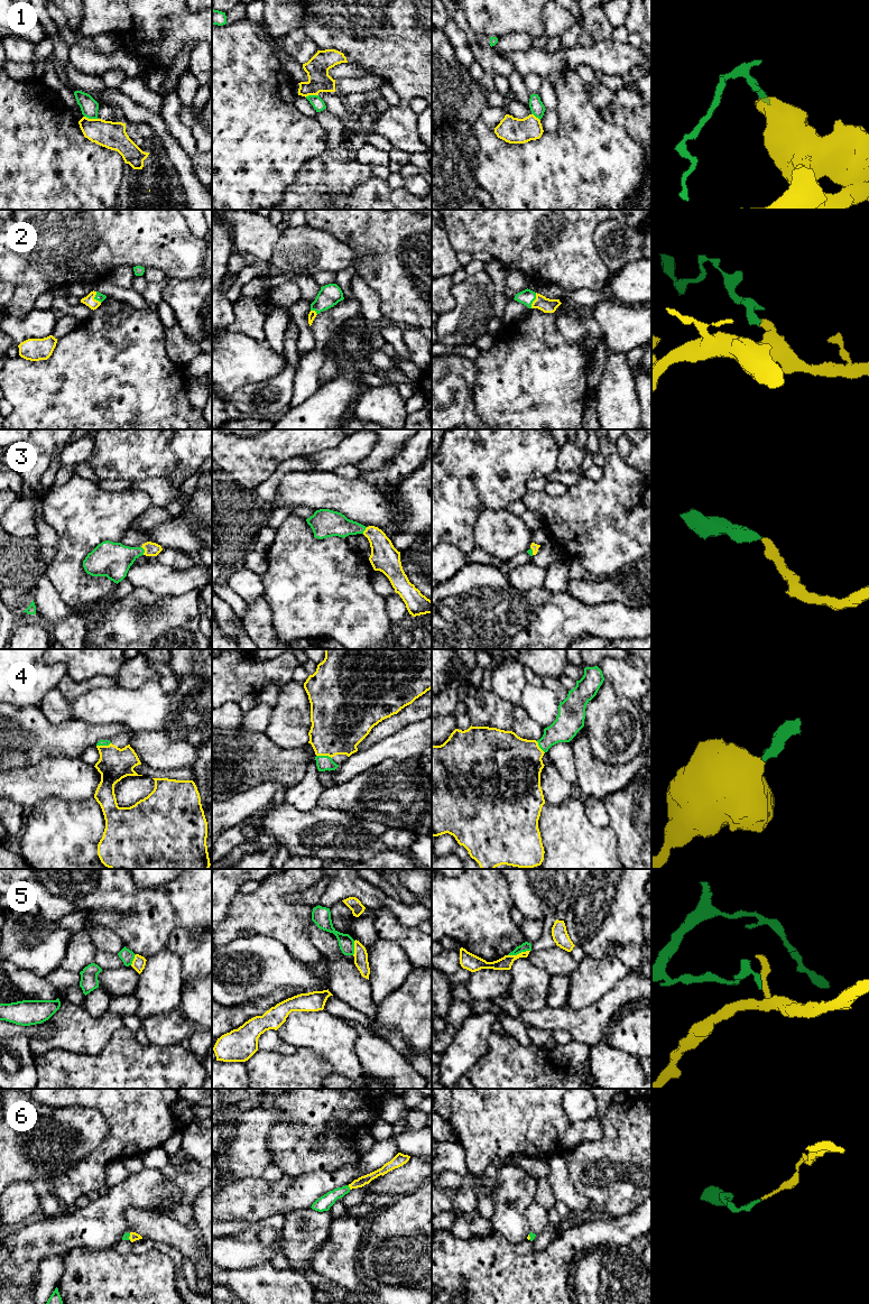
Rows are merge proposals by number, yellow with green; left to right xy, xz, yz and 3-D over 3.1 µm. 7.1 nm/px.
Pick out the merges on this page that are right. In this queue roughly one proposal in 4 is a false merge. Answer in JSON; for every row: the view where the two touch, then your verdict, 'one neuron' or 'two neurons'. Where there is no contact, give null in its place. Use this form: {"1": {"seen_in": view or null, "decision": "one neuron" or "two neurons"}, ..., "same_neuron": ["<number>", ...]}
{"1": {"seen_in": "xy", "decision": "two neurons"}, "2": {"seen_in": "yz", "decision": "one neuron"}, "3": {"seen_in": "xy", "decision": "one neuron"}, "4": {"seen_in": "xz", "decision": "one neuron"}, "5": {"seen_in": "yz", "decision": "two neurons"}, "6": {"seen_in": "xz", "decision": "one neuron"}, "same_neuron": ["2", "3", "4", "6"]}

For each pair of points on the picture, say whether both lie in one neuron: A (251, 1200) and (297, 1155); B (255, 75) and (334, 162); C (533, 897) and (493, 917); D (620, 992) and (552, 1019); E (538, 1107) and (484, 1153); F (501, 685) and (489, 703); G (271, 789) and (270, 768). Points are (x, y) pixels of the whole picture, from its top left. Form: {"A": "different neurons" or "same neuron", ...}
{"A": "different neurons", "B": "different neurons", "C": "different neurons", "D": "same neuron", "E": "same neuron", "F": "different neurons", "G": "different neurons"}

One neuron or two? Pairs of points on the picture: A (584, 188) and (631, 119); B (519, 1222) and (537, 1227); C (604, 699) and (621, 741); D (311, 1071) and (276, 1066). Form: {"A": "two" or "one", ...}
{"A": "two", "B": "two", "C": "one", "D": "one"}

